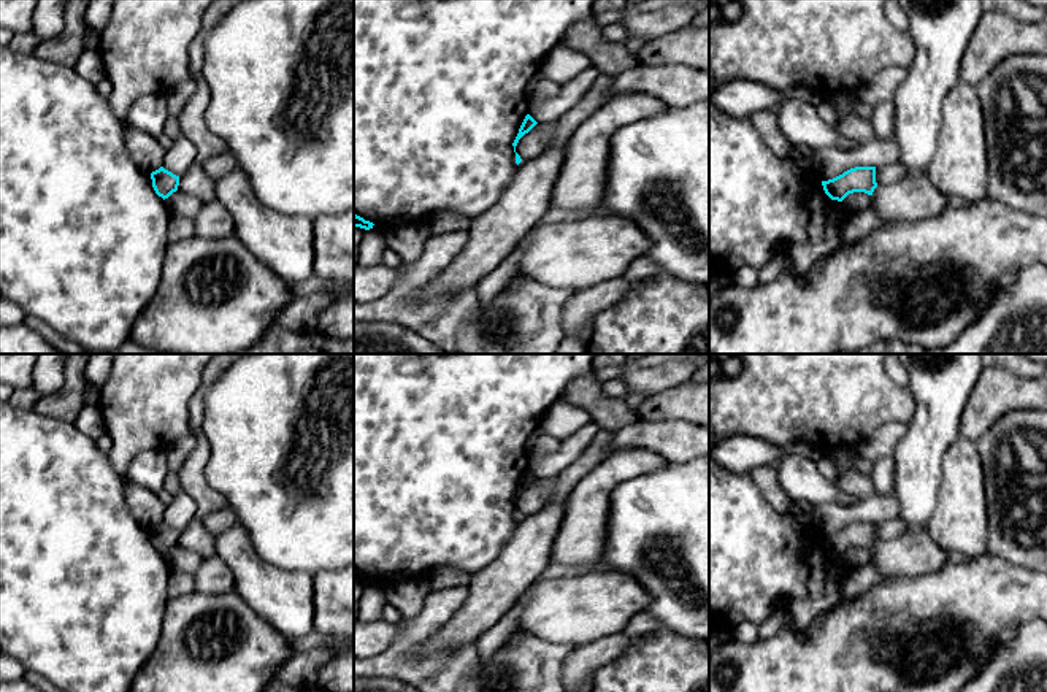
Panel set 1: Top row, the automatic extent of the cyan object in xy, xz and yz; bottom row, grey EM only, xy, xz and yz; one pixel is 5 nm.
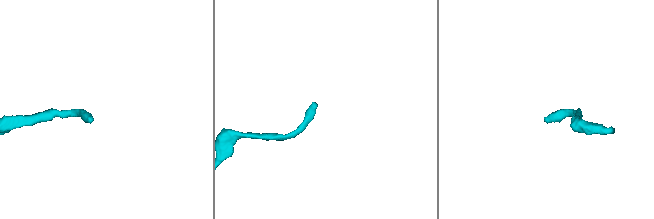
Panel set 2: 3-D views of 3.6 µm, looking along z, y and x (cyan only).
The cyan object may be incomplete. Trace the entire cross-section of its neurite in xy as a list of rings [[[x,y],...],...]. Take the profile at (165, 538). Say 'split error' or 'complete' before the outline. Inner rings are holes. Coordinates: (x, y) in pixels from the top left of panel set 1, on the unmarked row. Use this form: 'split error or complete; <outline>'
complete; [[[160,522],[151,529],[152,543],[159,552],[163,556],[168,554],[173,548],[178,546],[179,532]]]

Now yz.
complete; [[[855,522],[842,530],[822,536],[825,549],[831,556],[842,557],[849,549],[853,548],[865,548],[872,551],[874,544],[877,543],[876,538],[876,522]]]

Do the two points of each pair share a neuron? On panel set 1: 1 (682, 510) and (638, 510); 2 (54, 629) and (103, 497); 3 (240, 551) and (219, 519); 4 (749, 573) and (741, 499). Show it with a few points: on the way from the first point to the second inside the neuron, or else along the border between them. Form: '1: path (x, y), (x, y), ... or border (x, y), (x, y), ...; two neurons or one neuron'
1: path (671, 510), (649, 510); one neuron
2: path (56, 595), (56, 545), (70, 530); one neuron
3: border (237, 522), (216, 537); two neurons
4: path (741, 554), (741, 518); one neuron

